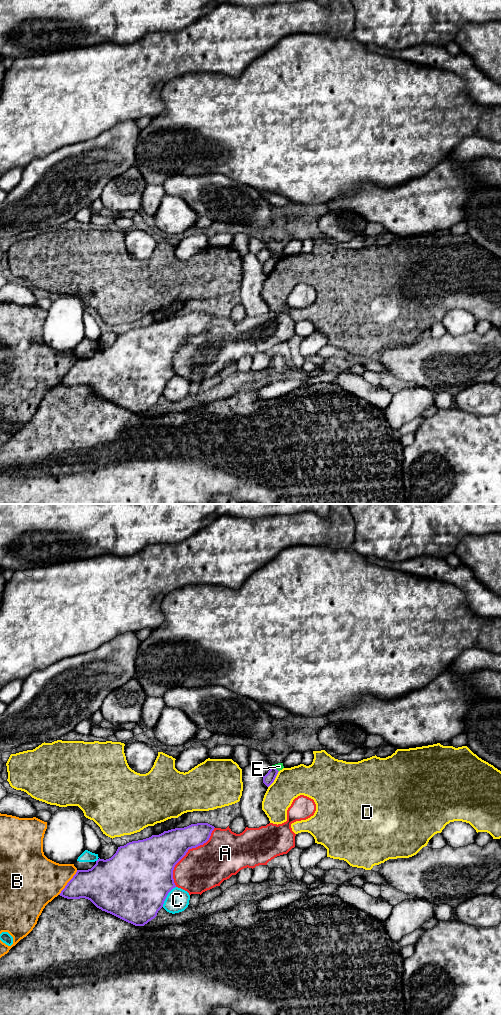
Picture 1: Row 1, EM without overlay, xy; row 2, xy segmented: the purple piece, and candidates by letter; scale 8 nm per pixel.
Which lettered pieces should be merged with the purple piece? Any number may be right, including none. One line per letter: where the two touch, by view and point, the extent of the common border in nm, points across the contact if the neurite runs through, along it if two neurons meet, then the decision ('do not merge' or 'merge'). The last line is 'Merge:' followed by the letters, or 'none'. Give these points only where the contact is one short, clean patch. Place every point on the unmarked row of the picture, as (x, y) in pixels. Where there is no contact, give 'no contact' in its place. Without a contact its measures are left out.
A: meets purple in xy at (187, 339); contact 550 nm long; do not merge
B: meets purple in xy at (68, 370); contact 260 nm long; do not merge
C: meets purple in xy at (166, 384); contact 200 nm long; do not merge
D: meets purple in xy at (274, 267); contact 160 nm long; do not merge
E: meets purple in xy at (275, 256); contact 80 nm long; border along xy (272, 253), (278, 259); do not merge
Merge: none

